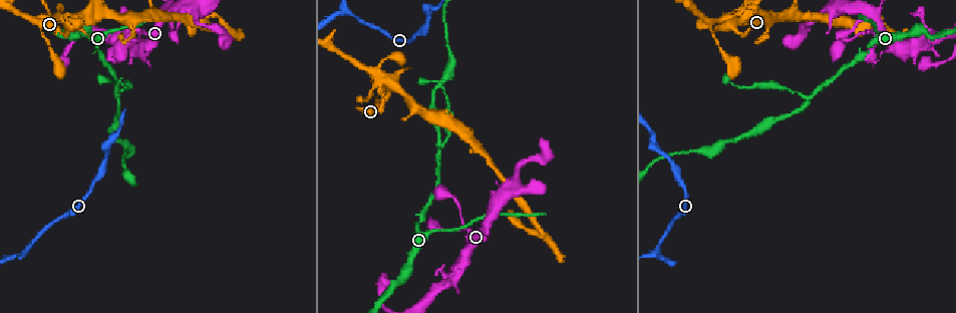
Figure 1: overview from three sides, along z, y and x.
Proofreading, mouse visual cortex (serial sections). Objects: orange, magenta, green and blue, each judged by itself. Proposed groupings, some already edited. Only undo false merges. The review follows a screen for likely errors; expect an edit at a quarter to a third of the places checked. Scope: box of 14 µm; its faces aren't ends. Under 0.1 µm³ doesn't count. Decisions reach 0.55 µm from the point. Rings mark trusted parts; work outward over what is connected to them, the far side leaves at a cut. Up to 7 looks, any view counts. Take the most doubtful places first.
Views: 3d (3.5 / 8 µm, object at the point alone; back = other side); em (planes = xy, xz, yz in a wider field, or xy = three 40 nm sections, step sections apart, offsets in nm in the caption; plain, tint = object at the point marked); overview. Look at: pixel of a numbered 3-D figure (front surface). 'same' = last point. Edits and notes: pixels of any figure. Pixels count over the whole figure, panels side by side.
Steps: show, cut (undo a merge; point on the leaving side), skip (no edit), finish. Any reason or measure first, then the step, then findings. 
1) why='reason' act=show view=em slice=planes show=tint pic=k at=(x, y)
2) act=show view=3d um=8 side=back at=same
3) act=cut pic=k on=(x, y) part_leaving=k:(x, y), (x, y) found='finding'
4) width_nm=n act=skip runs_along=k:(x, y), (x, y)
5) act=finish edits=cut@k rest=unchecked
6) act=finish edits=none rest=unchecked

why='branch point' act=show view=3d um=3.5 pic=1 at=(117, 99)

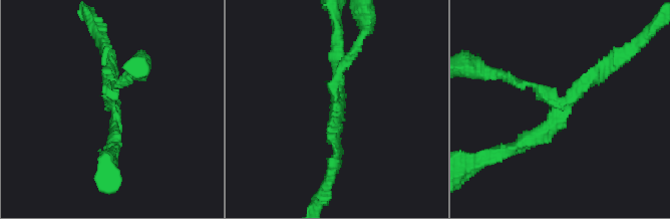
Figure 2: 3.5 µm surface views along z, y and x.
arms=3 arm_widths_nm=150,200,200 why='need the tissue' act=show view=em slice=xy step=5 show=tint pic=2 at=(339, 107)

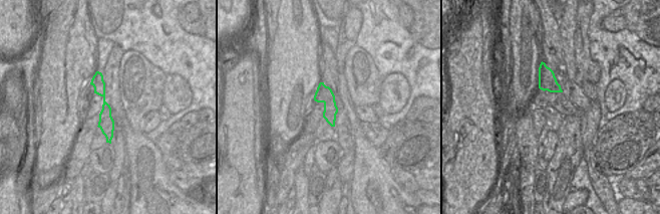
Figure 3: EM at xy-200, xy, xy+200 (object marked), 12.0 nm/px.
act=skip runs_along=3:(97, 74), (105, 103), (108, 140) found='one cell here'

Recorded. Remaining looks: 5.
why='sharp bend' act=show view=3d um=3.5 side=back pic=1 at=(69, 24)

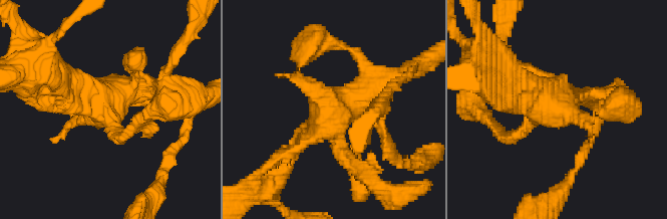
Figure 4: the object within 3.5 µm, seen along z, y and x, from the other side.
why='now the EM' act=show view=em slice=planes show=tint pic=4 at=(325, 123)

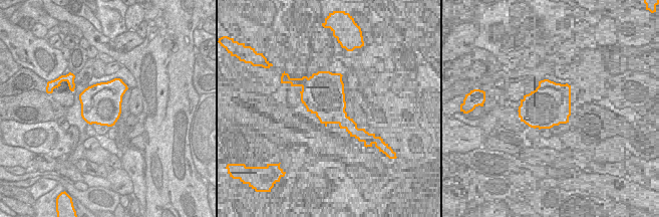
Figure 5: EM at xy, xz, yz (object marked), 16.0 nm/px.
width_nm=650 act=skip runs_along=4:(128, 131), (58, 75) found='one cell here'

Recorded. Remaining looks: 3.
act=show view=3d um=3.5 pic=1 at=(517, 187)

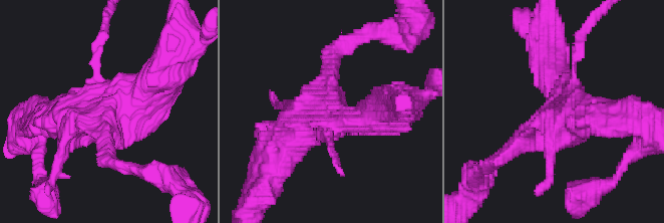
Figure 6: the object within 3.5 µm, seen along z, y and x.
act=show view=em slice=xy step=3 show=plain pic=6 at=(331, 110)

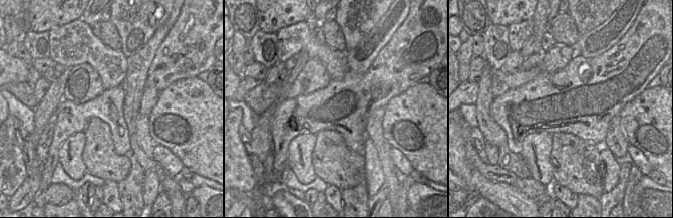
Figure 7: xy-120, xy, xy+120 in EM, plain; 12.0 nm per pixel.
why='with the object marked' act=show view=em slice=xy step=3 show=tint at=same

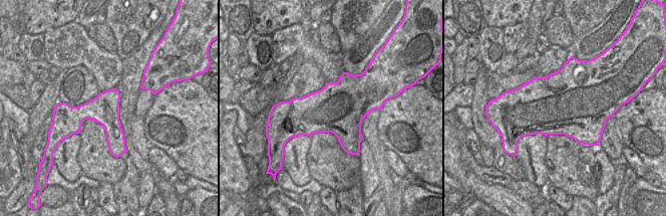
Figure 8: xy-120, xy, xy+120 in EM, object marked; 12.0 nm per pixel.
act=skip runs_along=6:(283, 157), (329, 110), (333, 59) found='all the same cell'

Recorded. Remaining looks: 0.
act=finish edits=none rest=unchecked

